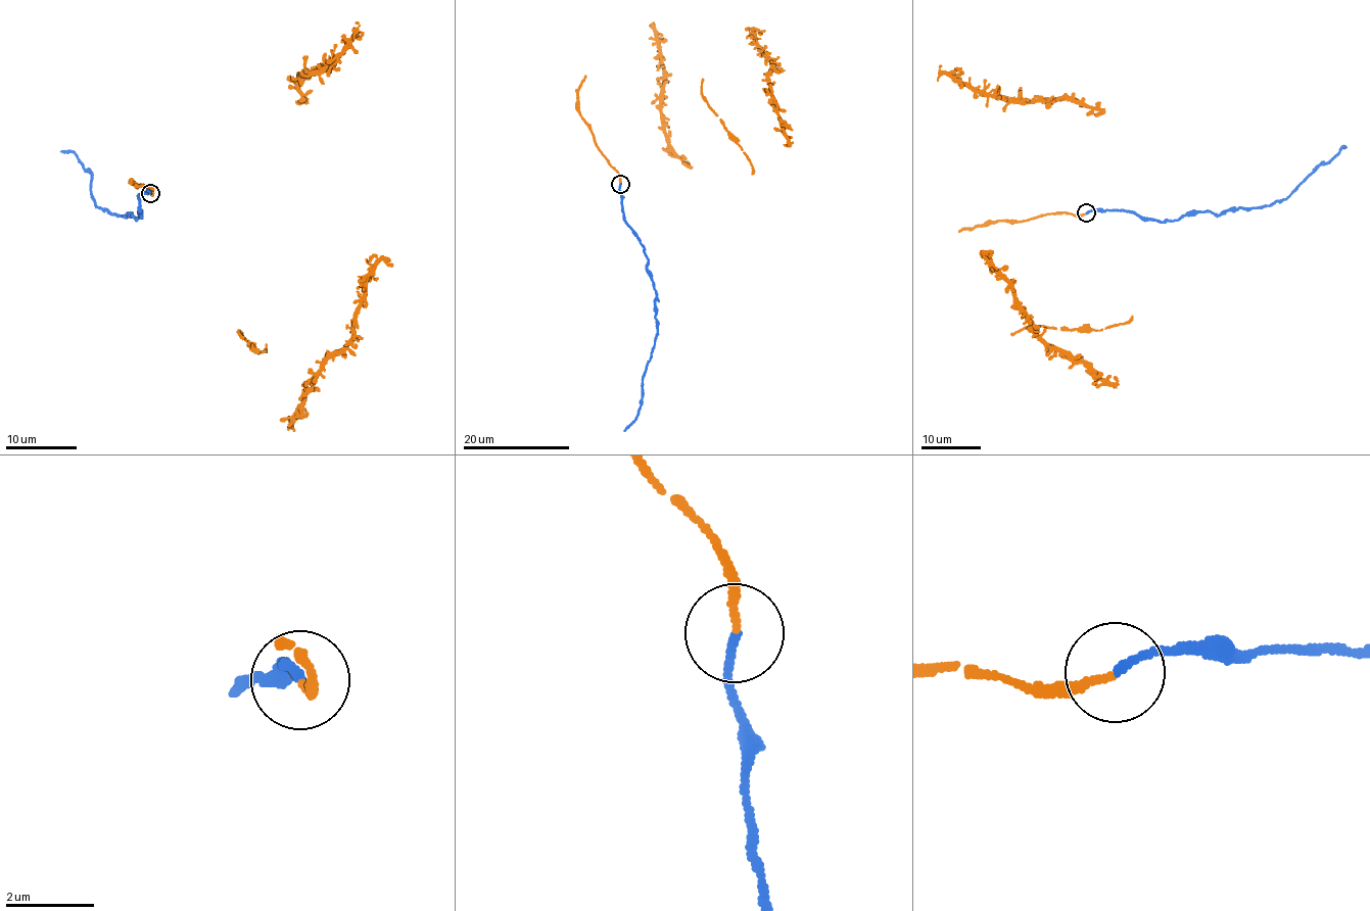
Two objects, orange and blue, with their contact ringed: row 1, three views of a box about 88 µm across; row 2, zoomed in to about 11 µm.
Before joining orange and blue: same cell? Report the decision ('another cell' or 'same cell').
another cell

